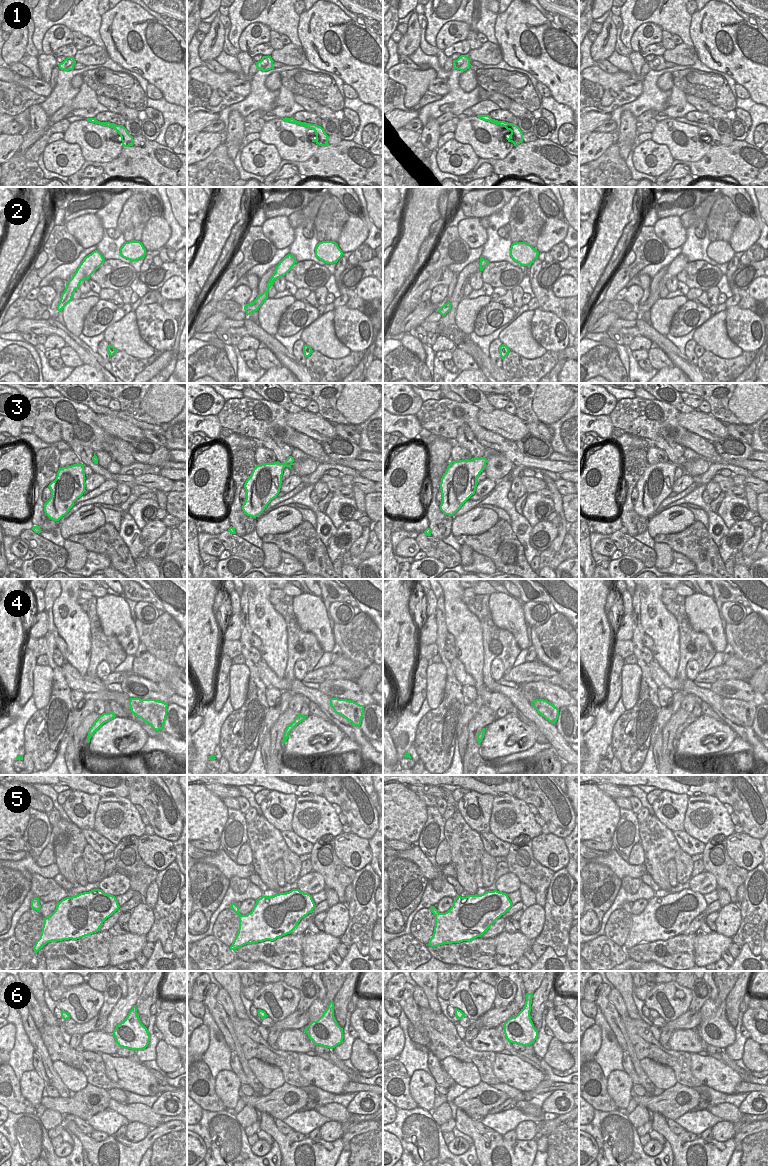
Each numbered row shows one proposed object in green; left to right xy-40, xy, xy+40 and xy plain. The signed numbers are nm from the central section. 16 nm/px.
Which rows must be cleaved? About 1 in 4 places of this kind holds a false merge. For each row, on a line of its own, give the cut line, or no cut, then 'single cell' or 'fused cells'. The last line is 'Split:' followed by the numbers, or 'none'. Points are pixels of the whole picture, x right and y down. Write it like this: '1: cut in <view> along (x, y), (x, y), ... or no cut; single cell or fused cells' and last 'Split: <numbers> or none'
1: no cut; single cell
2: no cut; single cell
3: no cut; single cell
4: no cut; single cell
5: no cut; single cell
6: no cut; single cell
Split: none

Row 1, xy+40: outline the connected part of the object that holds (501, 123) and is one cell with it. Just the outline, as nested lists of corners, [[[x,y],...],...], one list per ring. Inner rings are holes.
[[[479,115],[477,117],[484,121],[488,121],[493,124],[503,126],[507,130],[510,130],[511,134],[506,139],[508,140],[508,142],[512,142],[514,146],[523,142],[523,133],[517,125],[514,125],[512,123],[508,123],[505,121],[498,121],[498,120],[492,119],[489,115]]]

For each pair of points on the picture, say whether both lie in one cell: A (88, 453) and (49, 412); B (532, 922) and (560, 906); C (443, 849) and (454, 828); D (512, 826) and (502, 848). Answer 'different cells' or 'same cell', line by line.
A: different cells
B: different cells
C: different cells
D: different cells

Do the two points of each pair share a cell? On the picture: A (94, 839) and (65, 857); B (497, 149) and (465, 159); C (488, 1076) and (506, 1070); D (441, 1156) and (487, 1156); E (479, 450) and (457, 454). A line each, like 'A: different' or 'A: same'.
A: different
B: different
C: different
D: different
E: different

